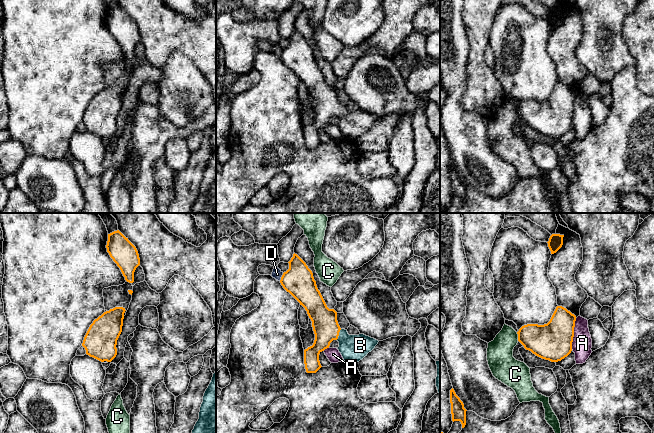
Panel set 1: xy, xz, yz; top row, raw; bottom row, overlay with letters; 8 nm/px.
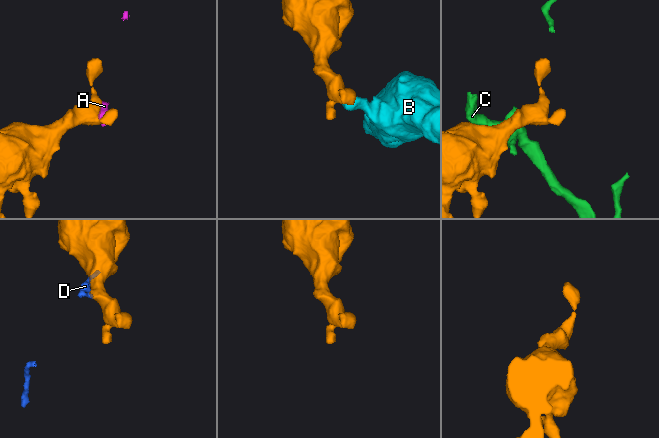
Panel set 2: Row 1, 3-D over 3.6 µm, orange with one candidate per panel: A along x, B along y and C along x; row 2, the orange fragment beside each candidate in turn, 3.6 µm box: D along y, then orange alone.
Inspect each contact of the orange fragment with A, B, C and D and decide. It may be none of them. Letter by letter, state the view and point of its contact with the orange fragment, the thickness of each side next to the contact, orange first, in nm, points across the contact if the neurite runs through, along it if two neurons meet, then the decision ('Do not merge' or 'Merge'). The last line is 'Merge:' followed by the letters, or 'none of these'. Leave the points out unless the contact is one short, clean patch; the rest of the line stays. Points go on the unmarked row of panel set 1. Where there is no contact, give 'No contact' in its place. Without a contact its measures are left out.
A: Touches orange at yz (573, 110). Thickness 300 nm (orange) against 160 nm. Boundary: yz (576, 94), (571, 125). Do not merge
B: Touches orange at xz (338, 110). Thickness 200 nm (orange) against 220 nm. Path across: xz (324, 96), (338, 110), (353, 124). Merge
C: Touches orange at yz (518, 112). Thickness 280 nm (orange) against 220 nm. Do not merge
D: Touches orange at xz (281, 53). Thickness 240 nm (orange) against 80 nm. Do not merge
Merge: B

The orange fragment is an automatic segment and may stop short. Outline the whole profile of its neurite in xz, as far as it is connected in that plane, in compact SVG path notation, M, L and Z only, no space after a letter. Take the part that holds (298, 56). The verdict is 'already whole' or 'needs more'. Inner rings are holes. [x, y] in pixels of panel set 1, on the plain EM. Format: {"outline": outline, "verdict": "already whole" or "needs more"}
{"outline": "M295 29L288 39L289 45L283 49L280 59L305 84L315 110L313 121L304 126L306 148L316 149L322 143L319 130L333 116L339 118L337 125L346 138L356 140L367 132L379 117L364 110L349 111L341 105L337 88L327 83L306 39Z", "verdict": "needs more"}

